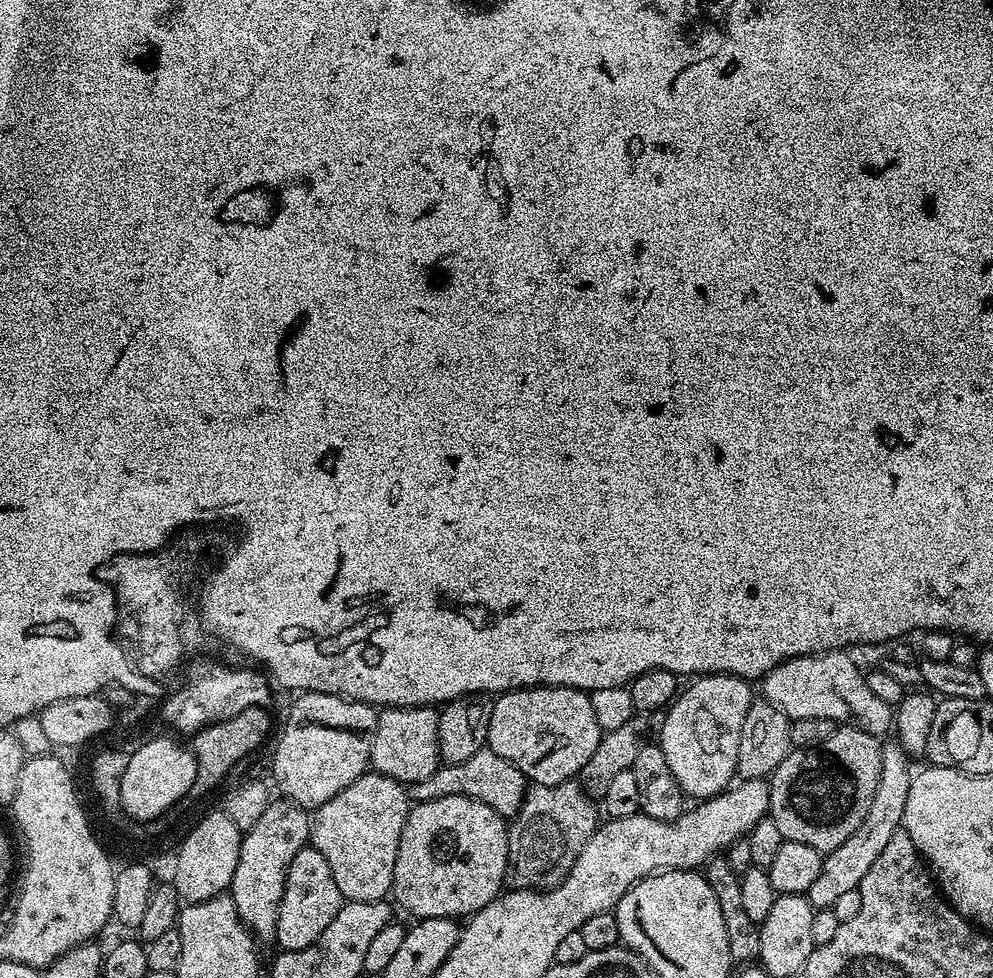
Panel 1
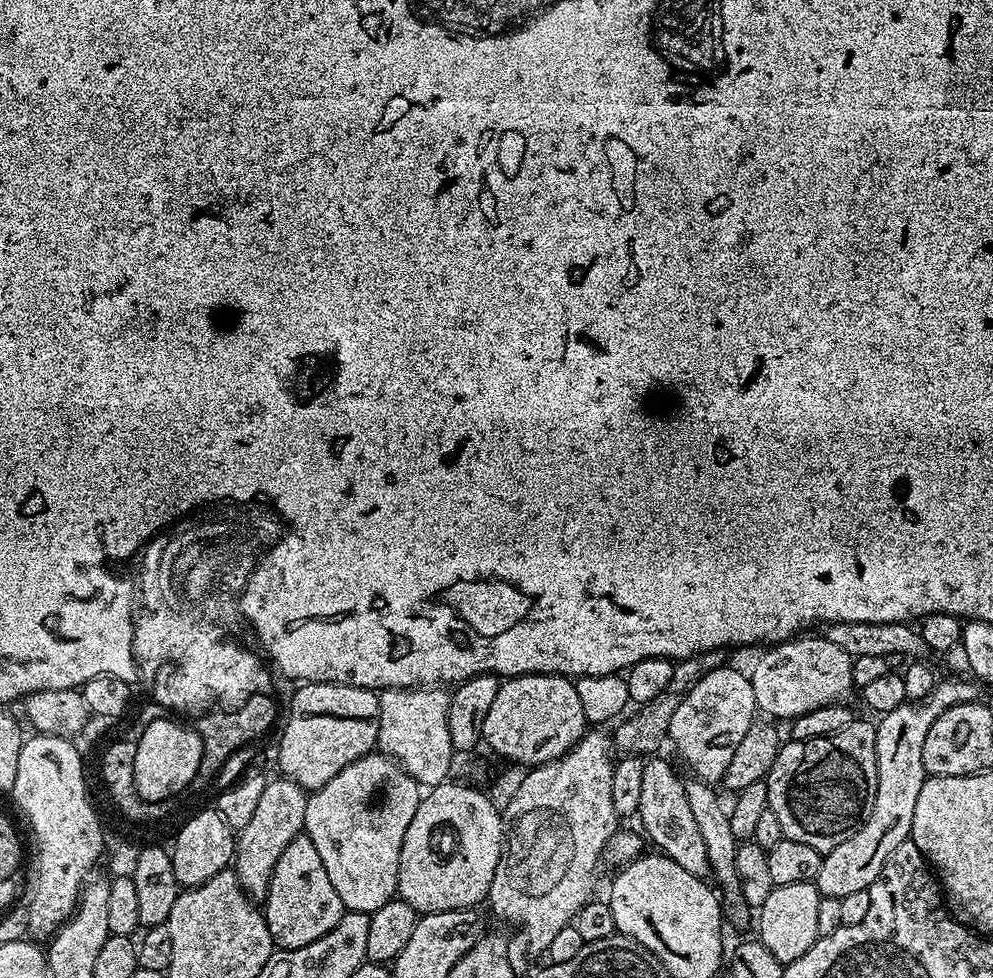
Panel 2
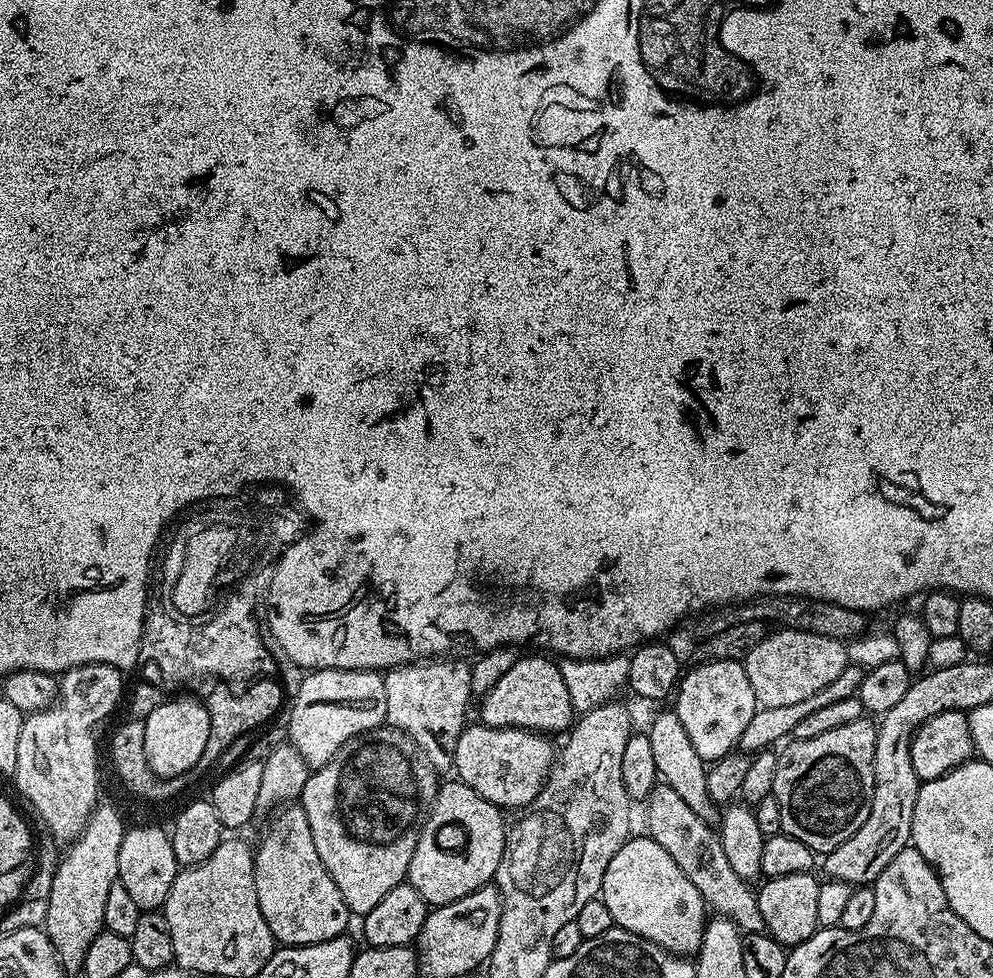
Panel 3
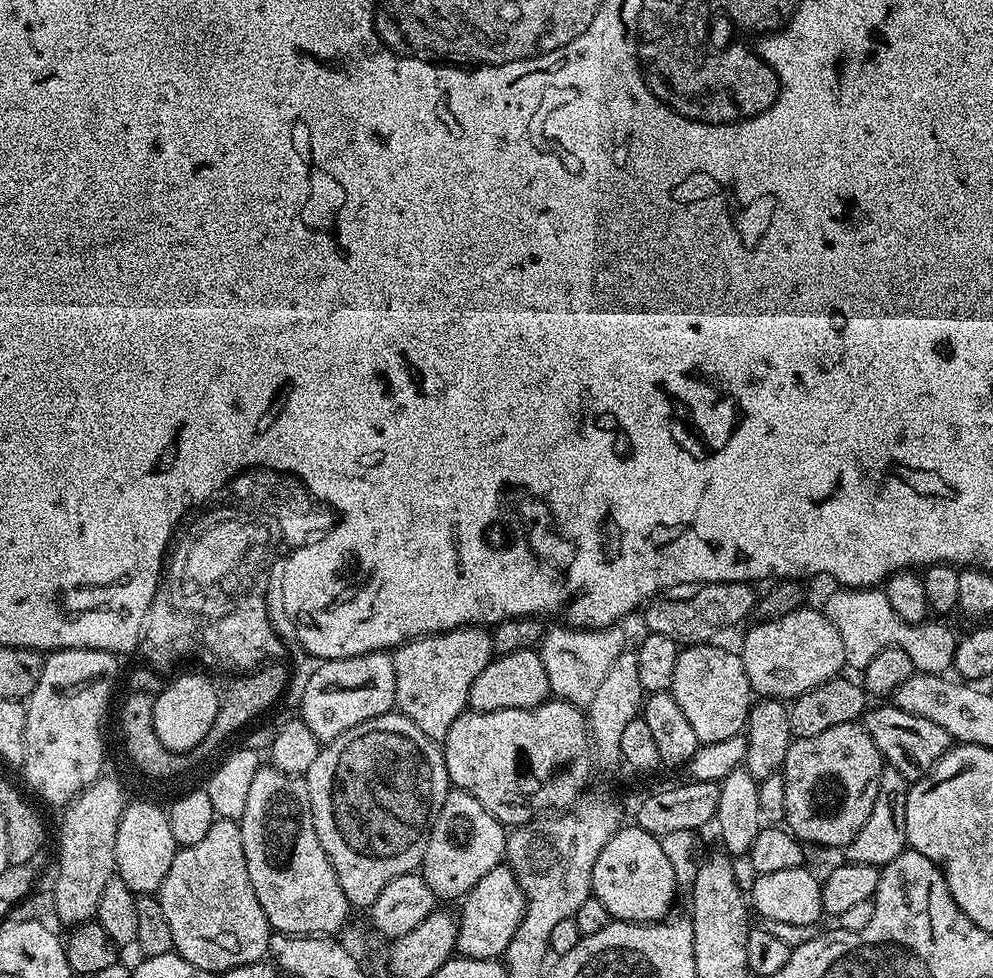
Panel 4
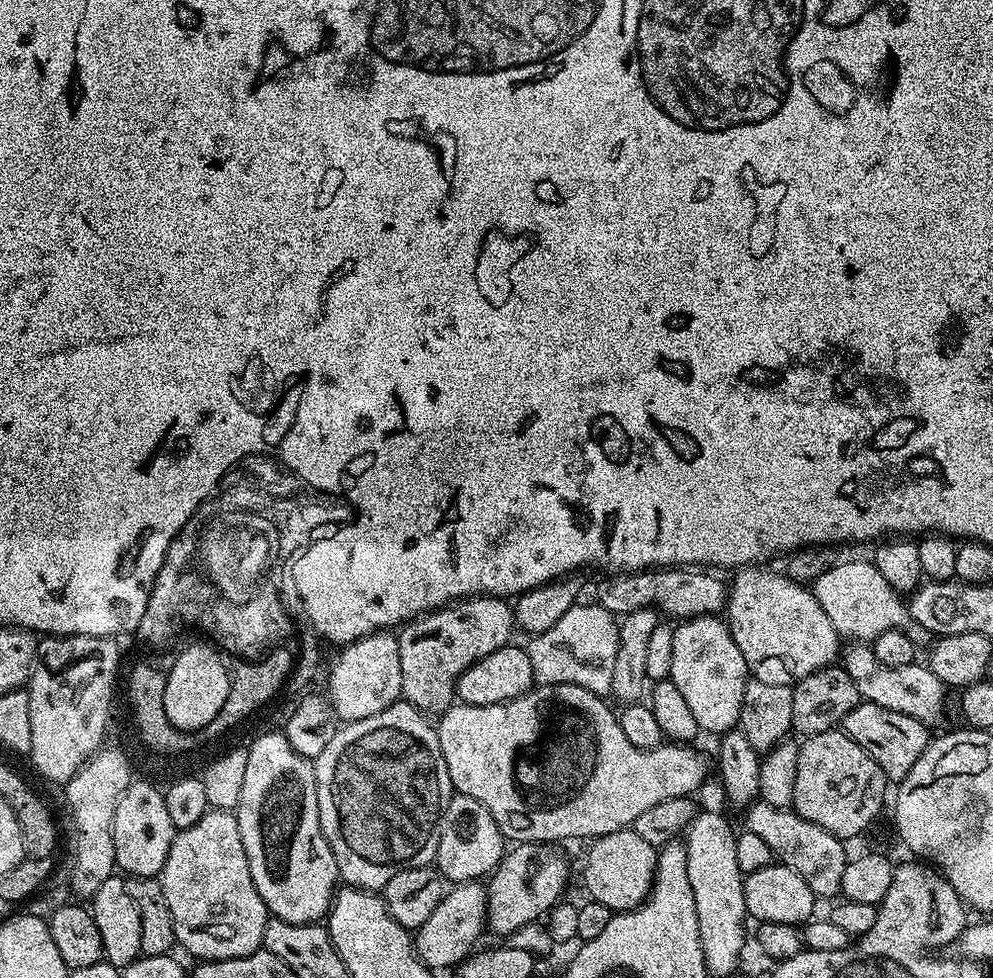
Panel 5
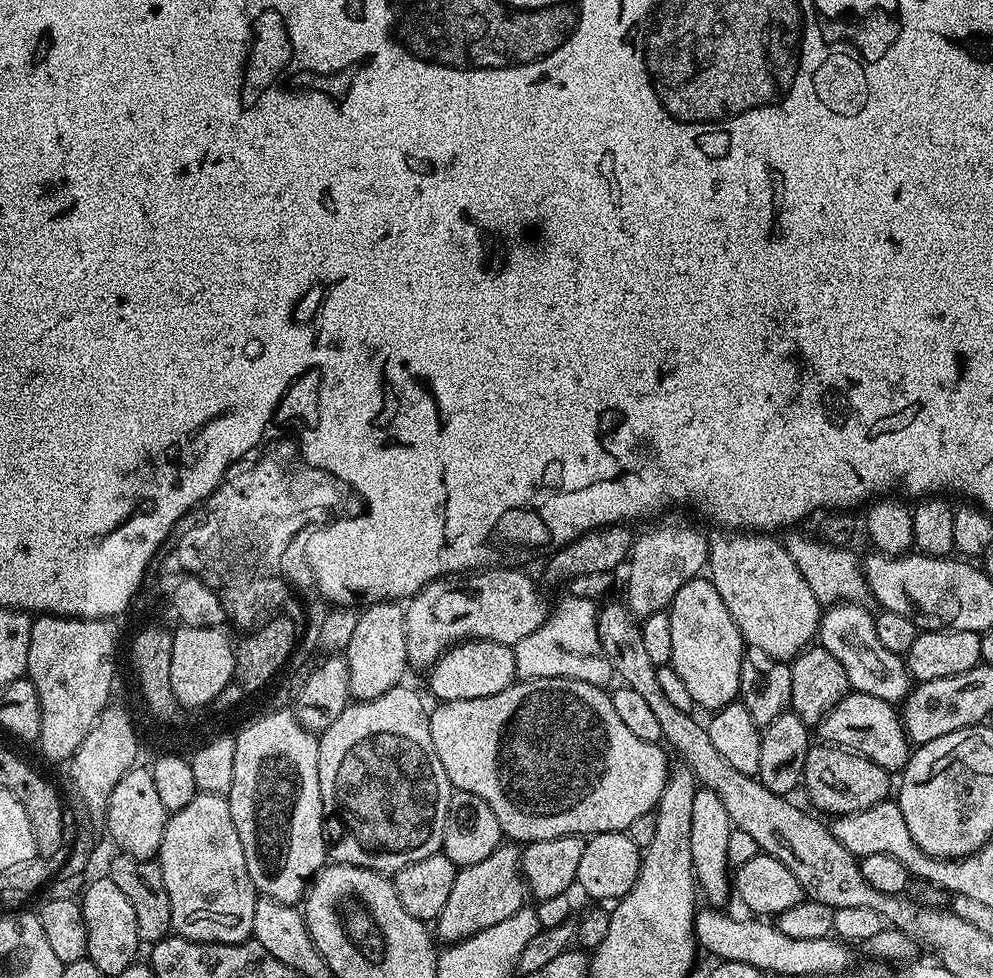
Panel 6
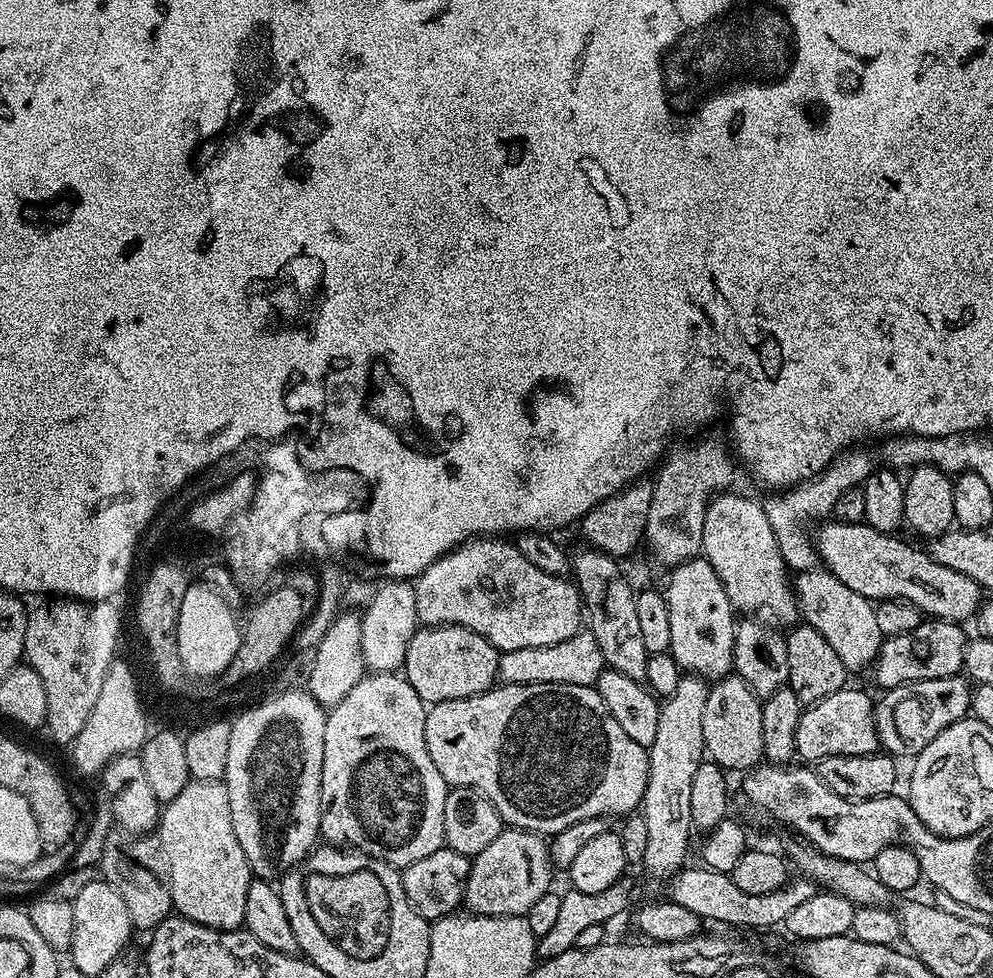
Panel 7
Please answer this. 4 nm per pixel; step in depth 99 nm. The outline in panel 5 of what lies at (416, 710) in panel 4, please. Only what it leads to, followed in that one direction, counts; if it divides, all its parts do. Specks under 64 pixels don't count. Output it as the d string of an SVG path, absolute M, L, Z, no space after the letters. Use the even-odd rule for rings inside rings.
M470 596L443 608L434 608L422 616L415 616L398 632L398 662L402 662L403 703L412 704L425 714L439 714L453 703L456 683L471 664L486 658L499 648L505 648L513 639L514 608L507 599L498 596Z

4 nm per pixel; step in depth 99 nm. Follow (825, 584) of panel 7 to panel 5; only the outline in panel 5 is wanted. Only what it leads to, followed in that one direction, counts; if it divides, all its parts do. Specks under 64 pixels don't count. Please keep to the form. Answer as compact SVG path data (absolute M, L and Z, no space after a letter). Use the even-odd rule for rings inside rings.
M856 642L848 647L842 652L842 667L846 674L850 674L850 678L854 678L854 686L858 686L861 701L889 708L898 714L906 714L929 726L935 725L935 720L943 718L946 686L923 663L891 668L878 662L867 643Z

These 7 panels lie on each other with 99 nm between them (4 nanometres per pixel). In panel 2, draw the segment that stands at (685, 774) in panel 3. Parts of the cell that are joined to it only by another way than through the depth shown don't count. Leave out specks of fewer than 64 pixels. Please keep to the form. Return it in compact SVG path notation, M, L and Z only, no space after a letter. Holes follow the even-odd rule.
M688 778L684 780L686 799L690 802L691 813L694 814L695 825L706 844L706 858L711 868L711 879L722 897L722 916L736 928L753 927L754 909L742 898L742 886L738 882L738 870L734 870L734 858L737 857L737 841L734 830L730 830L729 809L720 805L716 792L711 783L706 780ZM716 879L716 880L715 880ZM720 887L720 888L719 888Z

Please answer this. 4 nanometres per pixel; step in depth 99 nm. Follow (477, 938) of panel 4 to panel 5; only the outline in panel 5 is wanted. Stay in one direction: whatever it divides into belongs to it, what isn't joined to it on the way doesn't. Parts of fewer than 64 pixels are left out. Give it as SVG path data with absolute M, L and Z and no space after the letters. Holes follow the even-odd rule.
M520 842L509 847L500 865L487 881L488 922L487 931L511 937L522 926L547 917L561 903L564 886L568 882L568 864L548 842Z

